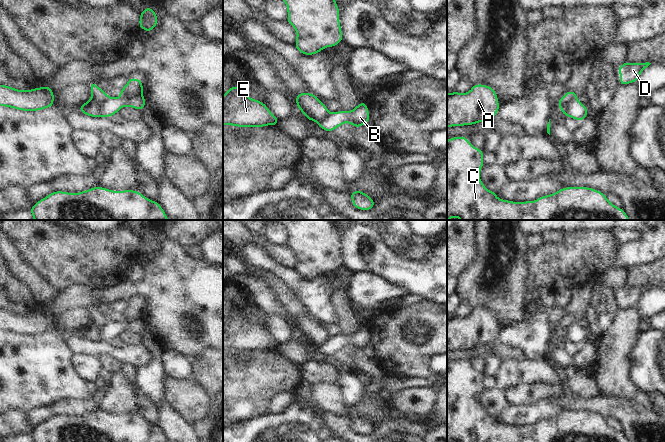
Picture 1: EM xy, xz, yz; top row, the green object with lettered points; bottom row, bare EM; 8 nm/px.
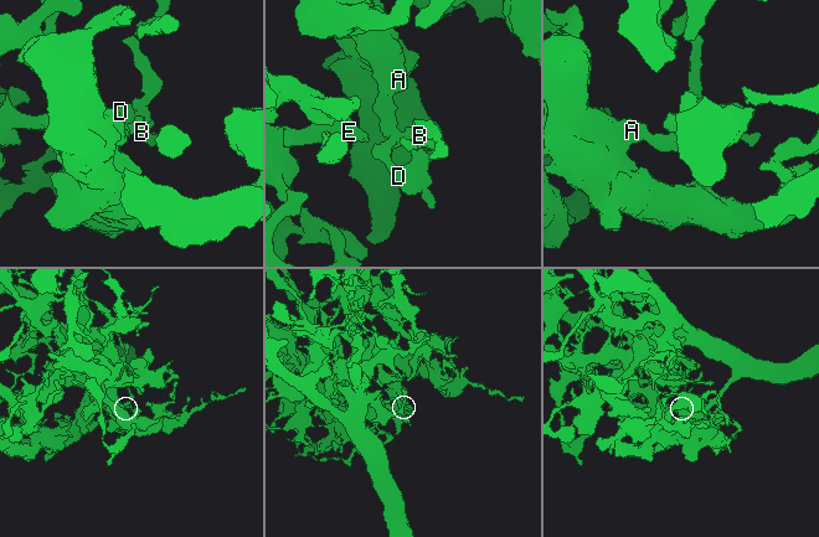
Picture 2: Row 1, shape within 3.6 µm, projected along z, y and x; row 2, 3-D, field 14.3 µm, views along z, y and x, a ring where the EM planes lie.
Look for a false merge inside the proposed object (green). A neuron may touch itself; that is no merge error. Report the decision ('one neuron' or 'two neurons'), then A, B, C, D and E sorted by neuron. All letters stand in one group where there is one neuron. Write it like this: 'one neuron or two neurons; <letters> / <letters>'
two neurons; A C D E / B

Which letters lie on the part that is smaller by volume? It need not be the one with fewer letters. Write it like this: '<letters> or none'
B

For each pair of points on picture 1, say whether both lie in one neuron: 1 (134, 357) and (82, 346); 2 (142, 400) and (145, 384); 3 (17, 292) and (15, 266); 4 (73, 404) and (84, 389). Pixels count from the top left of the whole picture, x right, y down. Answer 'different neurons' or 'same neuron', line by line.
1: same neuron
2: different neurons
3: different neurons
4: different neurons

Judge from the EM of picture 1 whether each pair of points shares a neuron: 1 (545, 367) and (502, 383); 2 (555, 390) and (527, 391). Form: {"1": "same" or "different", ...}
{"1": "same", "2": "same"}

